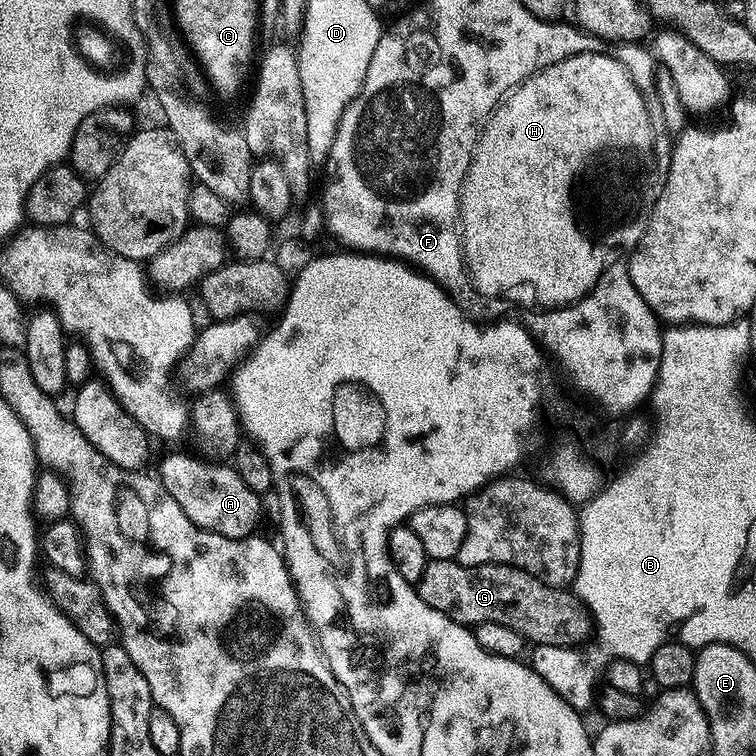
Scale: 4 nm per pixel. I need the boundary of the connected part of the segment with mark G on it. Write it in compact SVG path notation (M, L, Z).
M428 560L414 589L426 606L454 622L465 626L499 622L501 626L510 626L510 630L518 630L525 641L536 646L576 646L590 632L585 613L577 607L571 595L567 596L567 591L551 588L526 574L523 568L512 568L508 564L467 568L455 560Z

